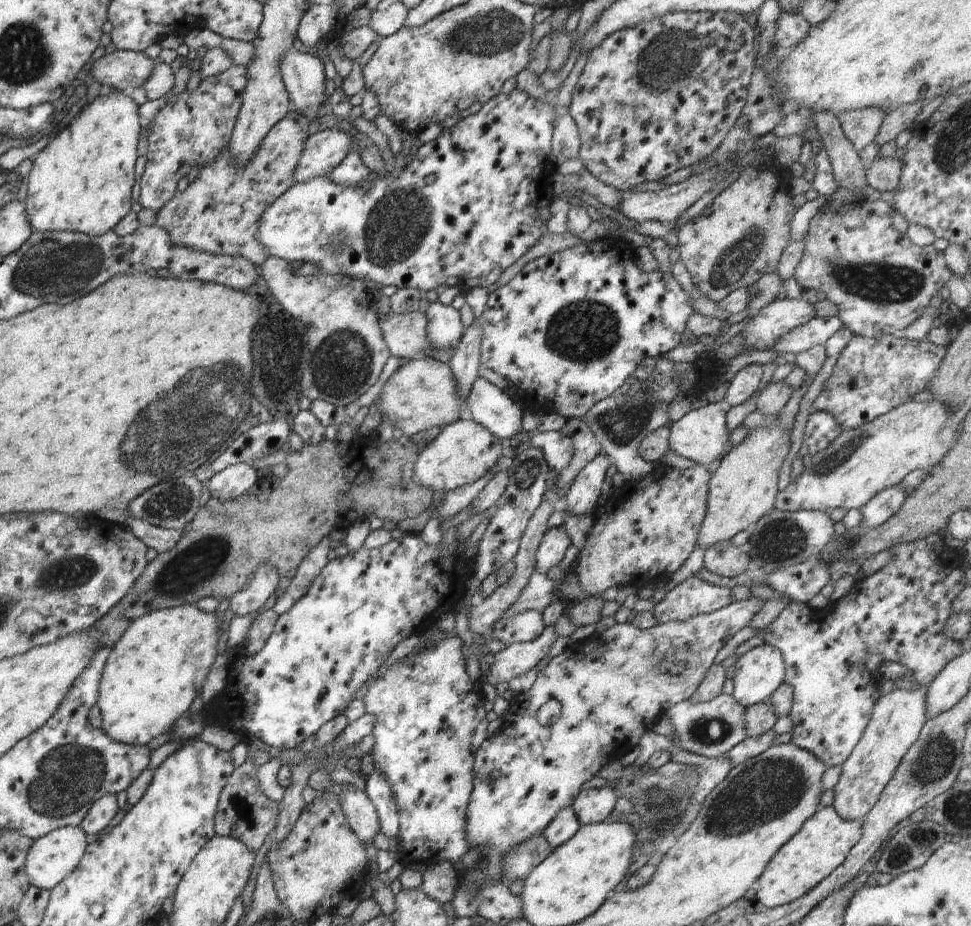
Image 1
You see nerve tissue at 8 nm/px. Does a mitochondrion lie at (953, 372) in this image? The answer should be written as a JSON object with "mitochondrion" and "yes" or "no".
{"mitochondrion":"no"}

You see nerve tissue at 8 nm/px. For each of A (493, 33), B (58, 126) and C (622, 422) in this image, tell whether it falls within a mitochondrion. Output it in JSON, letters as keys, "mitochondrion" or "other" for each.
{"A":"mitochondrion","B":"other","C":"mitochondrion"}

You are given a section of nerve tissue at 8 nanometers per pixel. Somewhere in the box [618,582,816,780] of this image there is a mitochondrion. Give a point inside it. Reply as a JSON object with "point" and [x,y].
{"point":[709,732]}

